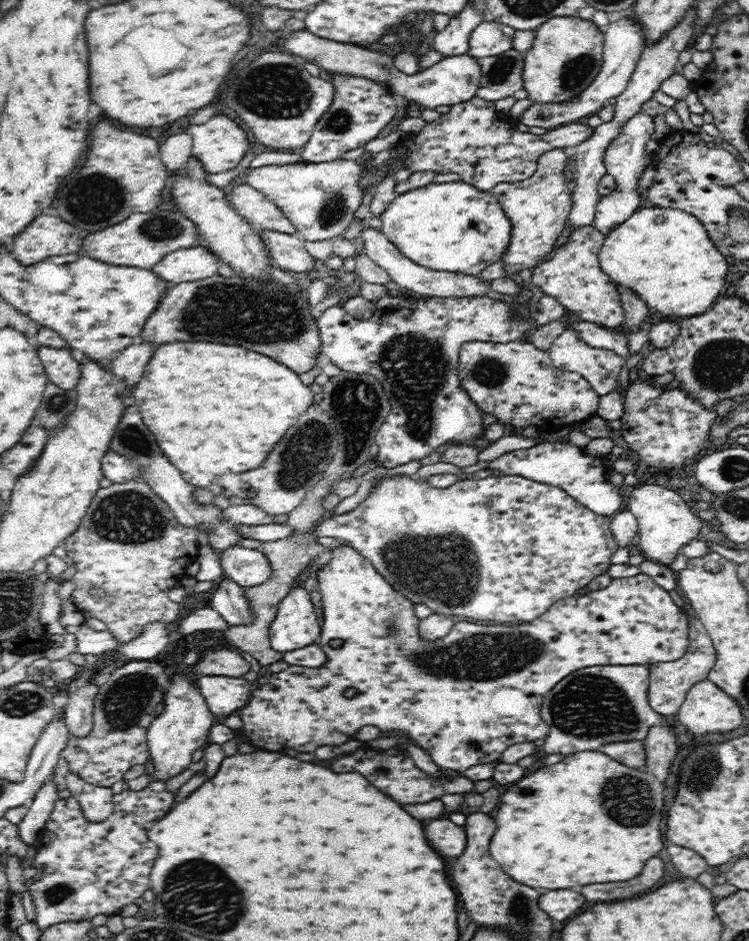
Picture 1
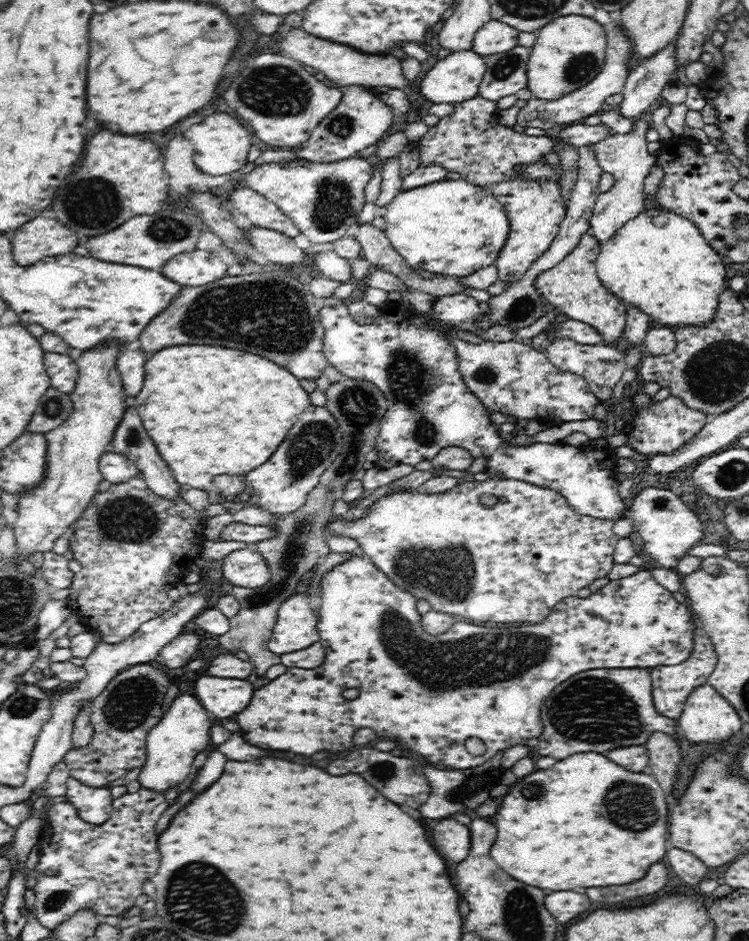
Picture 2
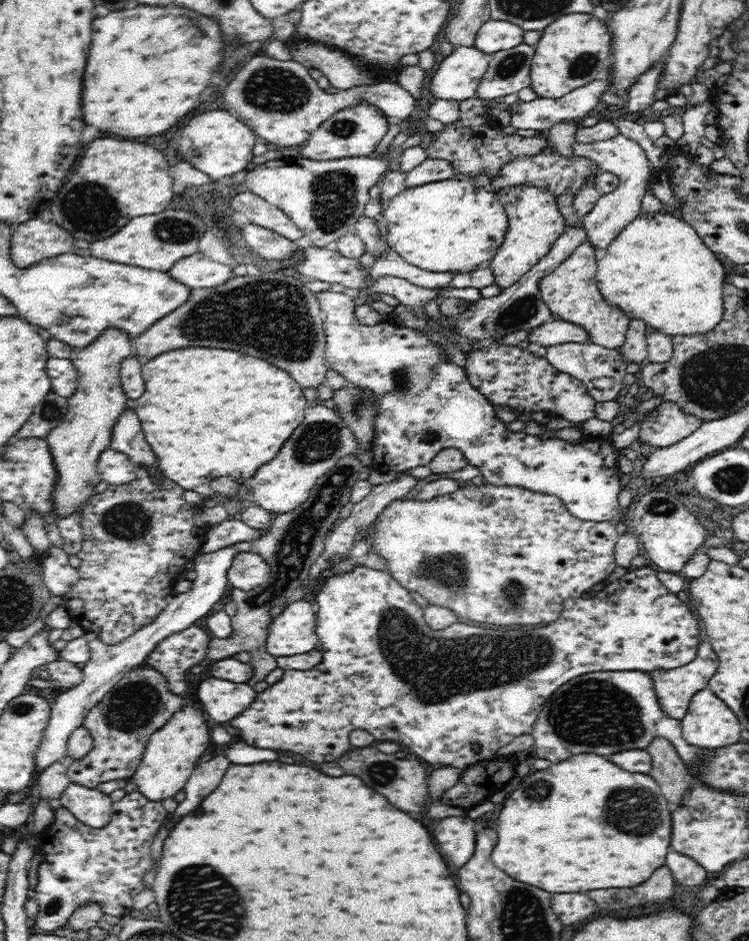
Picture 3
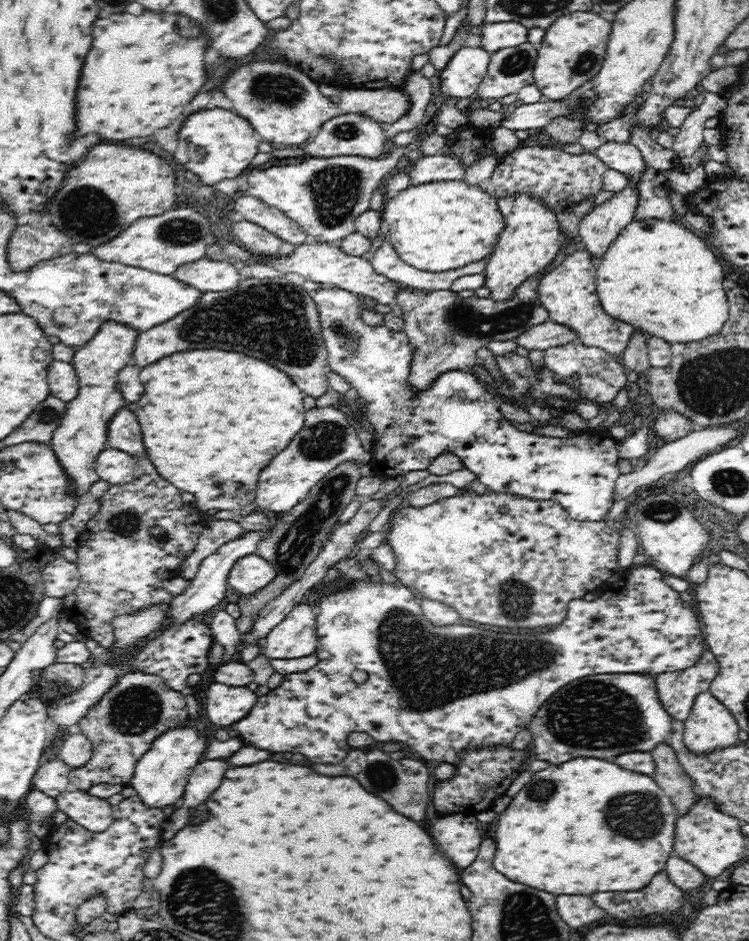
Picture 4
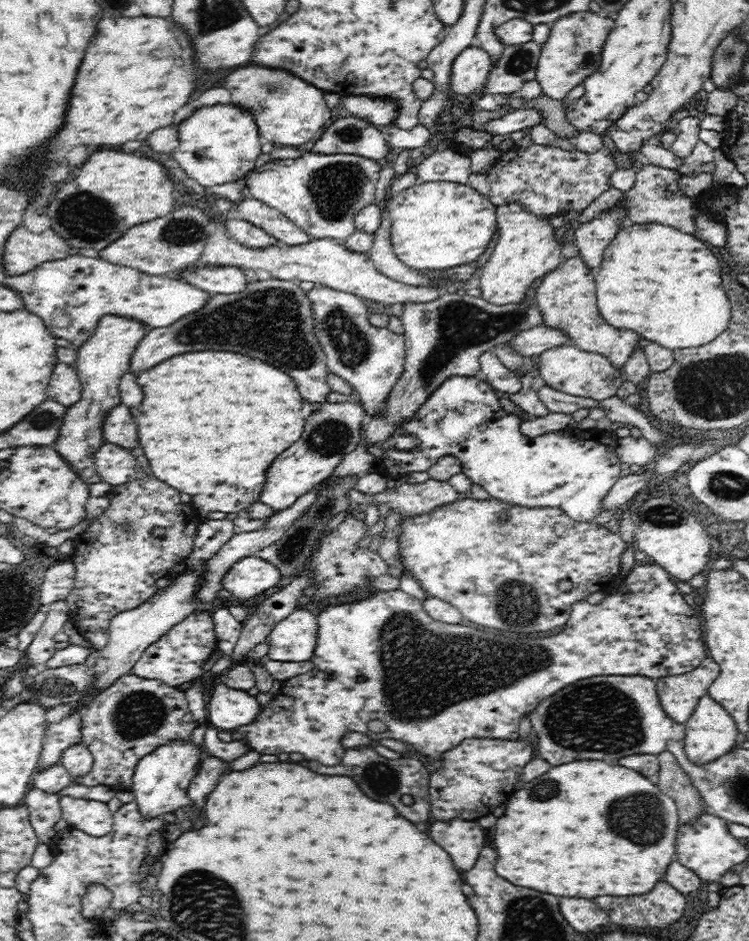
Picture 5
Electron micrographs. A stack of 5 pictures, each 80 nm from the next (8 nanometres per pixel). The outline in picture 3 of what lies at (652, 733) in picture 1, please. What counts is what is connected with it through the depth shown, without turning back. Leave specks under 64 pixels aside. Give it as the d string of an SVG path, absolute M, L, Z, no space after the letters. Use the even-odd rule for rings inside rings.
M656 737L647 751L652 757L652 770L649 772L660 784L662 794L668 798L672 807L679 807L686 792L692 790L694 784L690 774L677 750L666 739Z

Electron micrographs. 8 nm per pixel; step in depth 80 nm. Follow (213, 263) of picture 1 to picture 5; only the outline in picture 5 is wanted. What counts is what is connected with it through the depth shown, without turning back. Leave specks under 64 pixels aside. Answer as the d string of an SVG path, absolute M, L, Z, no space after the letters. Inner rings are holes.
M200 267L184 271L181 278L212 295L242 292L248 282L242 269L236 267Z

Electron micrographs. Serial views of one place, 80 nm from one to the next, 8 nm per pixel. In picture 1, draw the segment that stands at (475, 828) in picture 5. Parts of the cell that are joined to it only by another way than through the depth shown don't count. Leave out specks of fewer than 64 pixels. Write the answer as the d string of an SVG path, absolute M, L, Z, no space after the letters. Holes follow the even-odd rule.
M450 819L432 820L426 826L426 838L434 850L446 856L454 856L454 858L458 858L466 848L464 826L456 825Z

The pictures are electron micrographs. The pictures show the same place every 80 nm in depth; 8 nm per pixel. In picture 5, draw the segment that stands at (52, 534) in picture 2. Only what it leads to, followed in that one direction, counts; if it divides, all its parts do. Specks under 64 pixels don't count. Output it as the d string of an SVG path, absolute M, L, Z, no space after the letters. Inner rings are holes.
M104 314L98 321L94 334L77 351L74 367L82 386L81 399L67 408L58 438L52 446L88 484L103 481L94 464L94 454L104 442L102 424L110 408L121 404L120 377L129 371L132 354L150 329L152 328L143 322L138 322L135 318Z

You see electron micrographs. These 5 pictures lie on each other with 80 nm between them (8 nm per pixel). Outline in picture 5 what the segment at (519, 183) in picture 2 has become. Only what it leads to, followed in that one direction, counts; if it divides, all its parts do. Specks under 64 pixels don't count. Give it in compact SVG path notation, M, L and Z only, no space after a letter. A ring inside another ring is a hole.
M516 203L496 207L496 220L500 238L490 258L478 270L475 285L481 290L481 297L493 305L520 304L528 288L538 278L546 276L562 264L564 258L560 255L563 247L560 233L546 221L548 218L528 213Z

